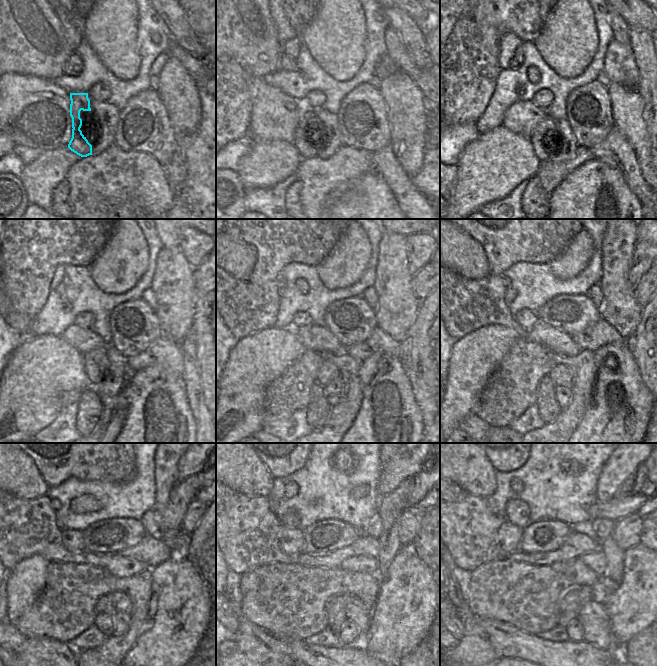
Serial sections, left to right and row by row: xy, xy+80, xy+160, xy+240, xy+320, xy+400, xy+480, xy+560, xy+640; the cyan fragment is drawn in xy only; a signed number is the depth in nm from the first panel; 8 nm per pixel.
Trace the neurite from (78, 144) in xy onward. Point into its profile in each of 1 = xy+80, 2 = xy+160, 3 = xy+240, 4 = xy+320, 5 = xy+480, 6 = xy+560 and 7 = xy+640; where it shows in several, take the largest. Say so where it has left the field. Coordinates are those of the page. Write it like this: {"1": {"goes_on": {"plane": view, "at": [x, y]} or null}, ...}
{"1": {"goes_on": {"plane": "xy+80", "at": [307, 145]}}, "2": {"goes_on": {"plane": "xy+160", "at": [543, 136]}}, "3": {"goes_on": {"plane": "xy+240", "at": [96, 364]}}, "4": {"goes_on": {"plane": "xy+320", "at": [328, 371]}}, "5": {"goes_on": {"plane": "xy+480", "at": [122, 603]}}, "6": {"goes_on": {"plane": "xy+560", "at": [356, 611]}}, "7": {"goes_on": {"plane": "xy+640", "at": [595, 622]}}}

